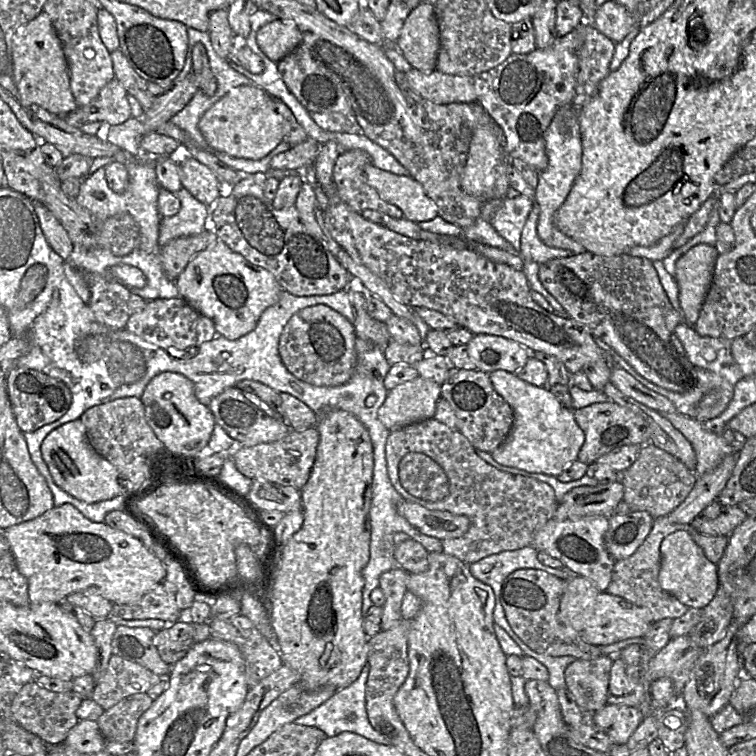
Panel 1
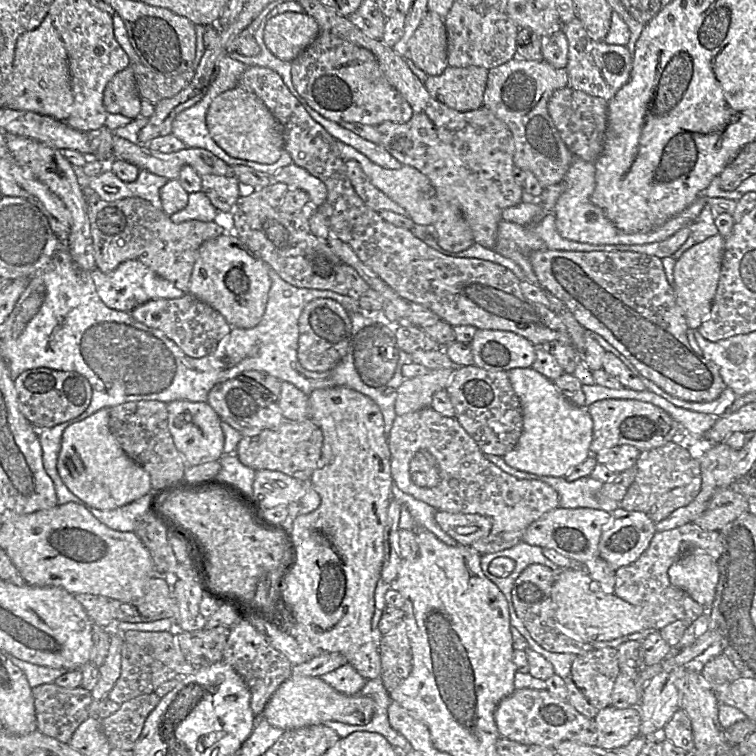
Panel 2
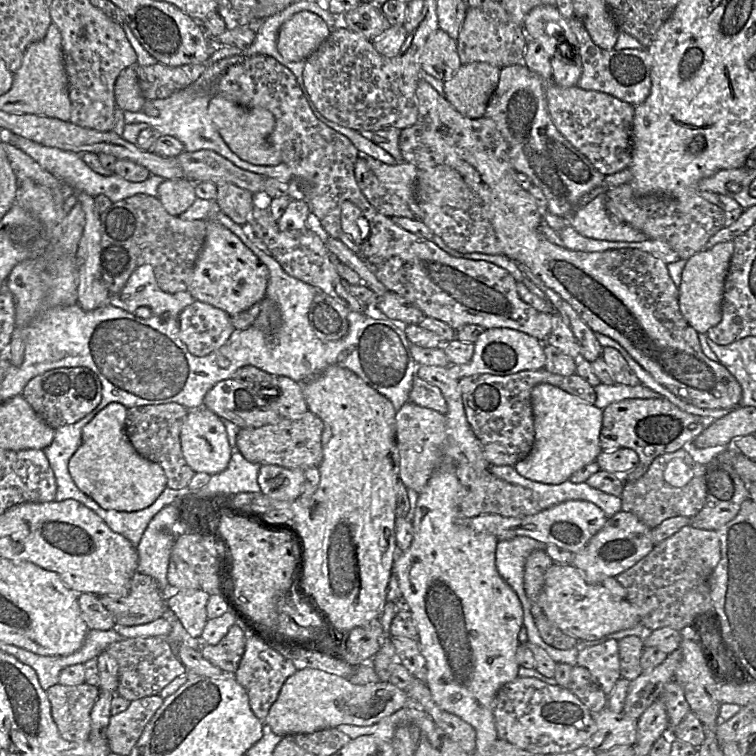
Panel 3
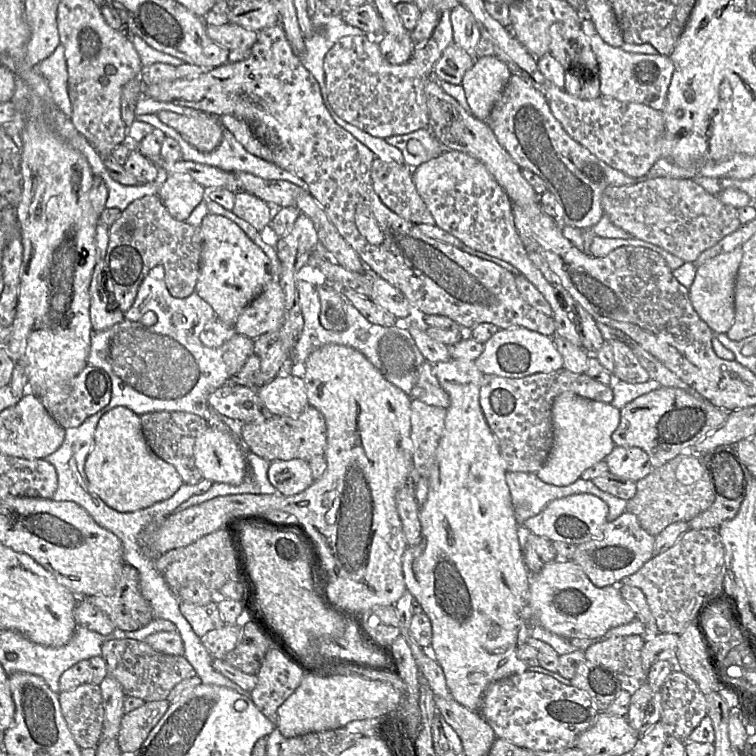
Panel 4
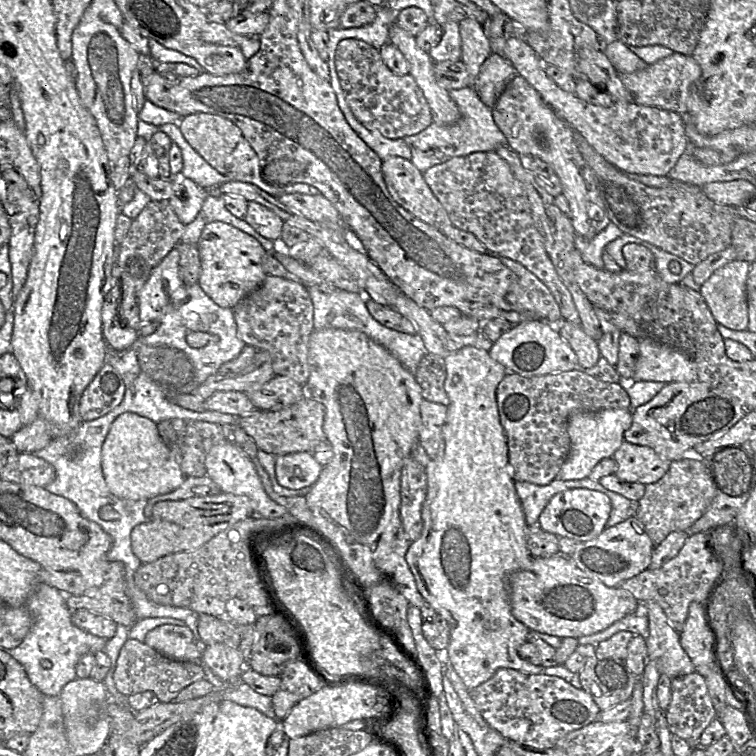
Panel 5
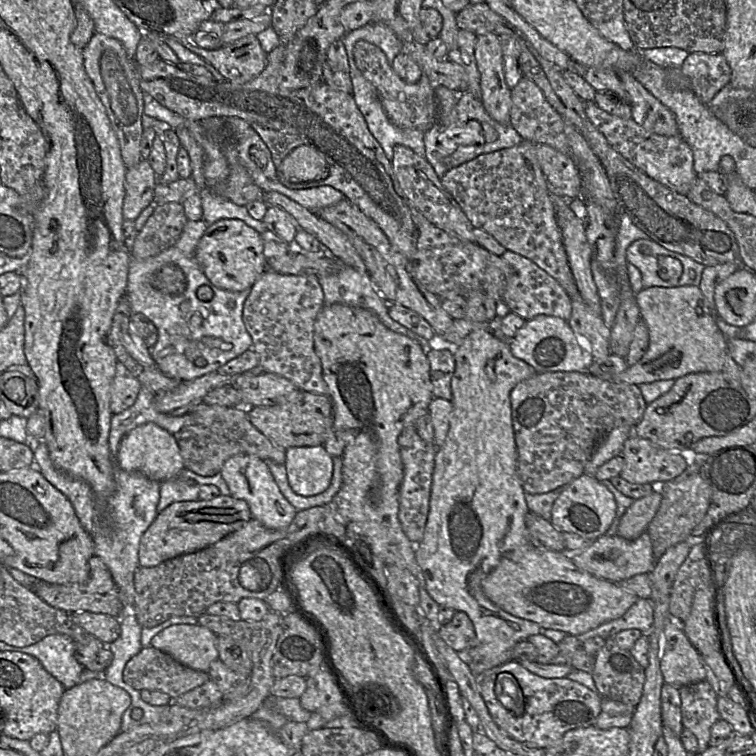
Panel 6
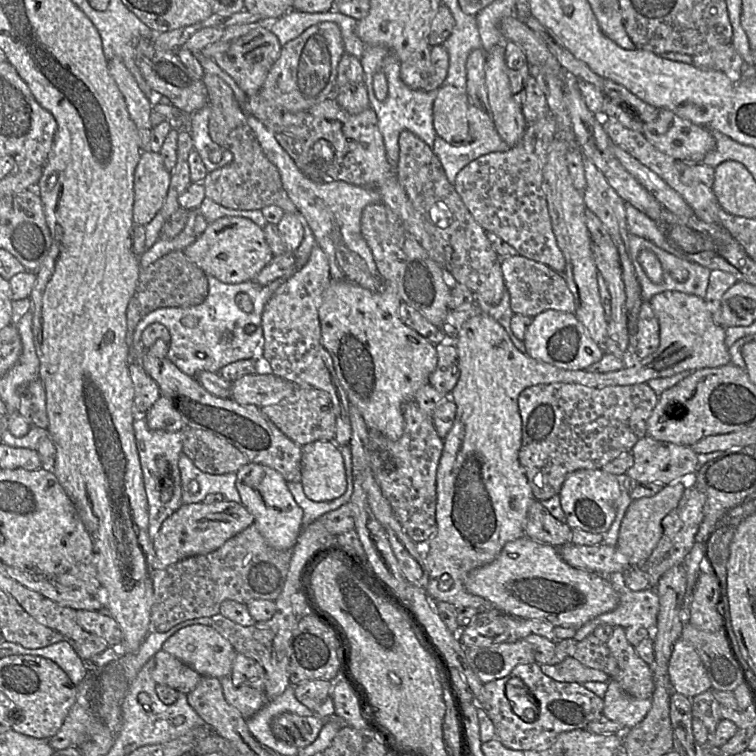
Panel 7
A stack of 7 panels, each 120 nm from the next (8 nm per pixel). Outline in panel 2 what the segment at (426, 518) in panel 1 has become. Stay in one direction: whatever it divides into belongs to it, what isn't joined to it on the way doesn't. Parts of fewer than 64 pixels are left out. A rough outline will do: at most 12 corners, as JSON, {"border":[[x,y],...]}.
{"border":[[437,510],[435,521],[464,546],[487,537],[492,520]]}

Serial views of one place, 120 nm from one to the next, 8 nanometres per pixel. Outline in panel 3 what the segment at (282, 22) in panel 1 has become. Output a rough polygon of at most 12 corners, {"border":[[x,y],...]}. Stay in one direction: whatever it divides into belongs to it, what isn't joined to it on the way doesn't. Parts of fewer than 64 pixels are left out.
{"border":[[301,11],[281,26],[277,49],[305,61],[331,31]]}

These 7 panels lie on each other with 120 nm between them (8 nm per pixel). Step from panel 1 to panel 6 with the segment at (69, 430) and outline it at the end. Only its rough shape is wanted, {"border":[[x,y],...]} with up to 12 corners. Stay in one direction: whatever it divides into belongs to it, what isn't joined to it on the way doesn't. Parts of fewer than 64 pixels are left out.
{"border":[[152,422],[123,437],[117,468],[158,482],[184,469],[174,436]]}

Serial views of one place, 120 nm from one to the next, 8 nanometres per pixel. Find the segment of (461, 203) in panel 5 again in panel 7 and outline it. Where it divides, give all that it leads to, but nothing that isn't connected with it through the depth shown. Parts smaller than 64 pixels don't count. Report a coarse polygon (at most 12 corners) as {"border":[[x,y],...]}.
{"border":[[548,114],[453,185],[474,219],[520,256],[563,273],[543,170]]}

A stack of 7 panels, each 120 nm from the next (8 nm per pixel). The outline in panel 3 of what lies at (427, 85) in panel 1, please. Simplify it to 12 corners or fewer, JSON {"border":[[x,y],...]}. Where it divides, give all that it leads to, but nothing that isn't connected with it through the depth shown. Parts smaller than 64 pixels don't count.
{"border":[[488,62],[462,64],[443,95],[462,115],[483,117],[499,82]]}

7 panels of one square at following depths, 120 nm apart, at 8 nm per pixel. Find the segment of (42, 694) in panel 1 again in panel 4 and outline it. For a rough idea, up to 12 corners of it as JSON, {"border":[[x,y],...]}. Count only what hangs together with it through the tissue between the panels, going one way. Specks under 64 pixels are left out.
{"border":[[86,682],[58,693],[81,748],[102,736],[103,698]]}

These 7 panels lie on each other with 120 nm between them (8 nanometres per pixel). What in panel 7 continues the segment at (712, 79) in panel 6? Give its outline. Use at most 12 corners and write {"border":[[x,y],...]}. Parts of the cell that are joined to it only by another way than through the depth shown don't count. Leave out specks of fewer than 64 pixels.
{"border":[[732,44],[692,56],[692,65],[738,80],[744,60]]}

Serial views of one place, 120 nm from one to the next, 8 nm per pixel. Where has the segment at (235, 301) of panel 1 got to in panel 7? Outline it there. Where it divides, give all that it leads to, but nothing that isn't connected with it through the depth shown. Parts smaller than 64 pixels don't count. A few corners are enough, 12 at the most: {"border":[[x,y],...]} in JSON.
{"border":[[225,216],[183,251],[206,275],[254,280],[274,257],[263,228]]}

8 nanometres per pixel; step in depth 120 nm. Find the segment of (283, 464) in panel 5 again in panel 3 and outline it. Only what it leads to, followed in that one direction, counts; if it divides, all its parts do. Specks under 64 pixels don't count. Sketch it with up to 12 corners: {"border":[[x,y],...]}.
{"border":[[262,465],[261,492],[293,501],[302,494],[305,470]]}

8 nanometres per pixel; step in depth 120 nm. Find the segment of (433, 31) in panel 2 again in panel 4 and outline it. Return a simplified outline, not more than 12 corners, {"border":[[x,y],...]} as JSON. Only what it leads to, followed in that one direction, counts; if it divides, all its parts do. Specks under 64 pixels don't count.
{"border":[[456,44],[435,63],[438,81],[460,85],[474,60]]}

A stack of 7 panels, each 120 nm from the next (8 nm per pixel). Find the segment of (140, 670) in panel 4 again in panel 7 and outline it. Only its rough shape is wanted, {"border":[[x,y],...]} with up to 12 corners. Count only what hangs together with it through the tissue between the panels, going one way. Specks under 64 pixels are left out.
{"border":[[160,650],[151,676],[184,694],[202,676],[173,655]]}

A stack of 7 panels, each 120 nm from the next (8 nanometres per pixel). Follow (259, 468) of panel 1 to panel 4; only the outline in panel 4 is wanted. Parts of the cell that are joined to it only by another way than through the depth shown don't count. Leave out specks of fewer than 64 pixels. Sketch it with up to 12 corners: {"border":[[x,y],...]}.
{"border":[[295,417],[243,423],[241,441],[270,462],[325,454],[326,420]]}

